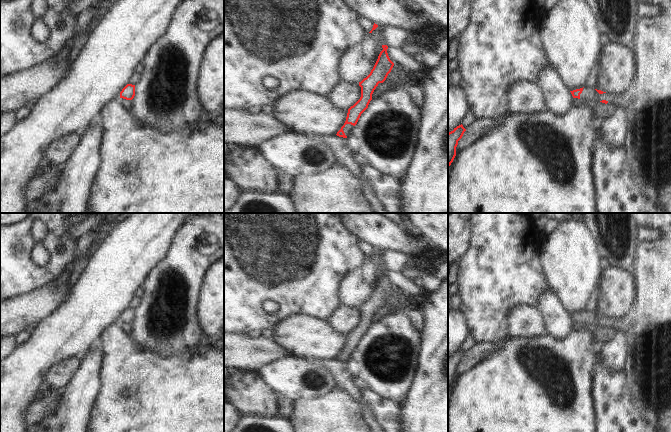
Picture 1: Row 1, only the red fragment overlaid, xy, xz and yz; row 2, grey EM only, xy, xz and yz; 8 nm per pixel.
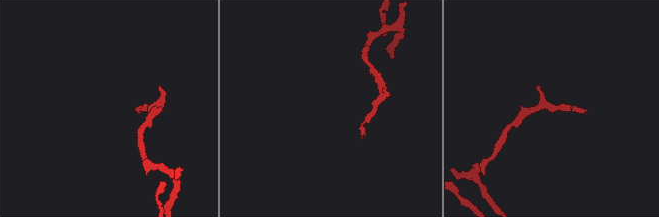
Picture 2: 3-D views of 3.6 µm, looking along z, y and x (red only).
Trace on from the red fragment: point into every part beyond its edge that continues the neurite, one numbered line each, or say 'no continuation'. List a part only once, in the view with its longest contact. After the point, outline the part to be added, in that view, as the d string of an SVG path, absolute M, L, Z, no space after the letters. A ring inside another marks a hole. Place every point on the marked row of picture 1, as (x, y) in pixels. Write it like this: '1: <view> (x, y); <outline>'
1: xz (347, 129); M346 124L345 127L343 128L343 131L344 131L345 135L349 136L351 134L353 128L354 128L353 125Z

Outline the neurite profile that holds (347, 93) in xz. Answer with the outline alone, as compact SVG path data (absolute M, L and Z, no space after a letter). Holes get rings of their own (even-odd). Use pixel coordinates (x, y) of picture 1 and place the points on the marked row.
M343 81L330 95L329 98L339 107L349 109L361 97L359 83Z

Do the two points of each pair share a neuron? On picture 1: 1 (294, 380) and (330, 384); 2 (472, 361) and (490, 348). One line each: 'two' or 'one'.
1: one
2: one

